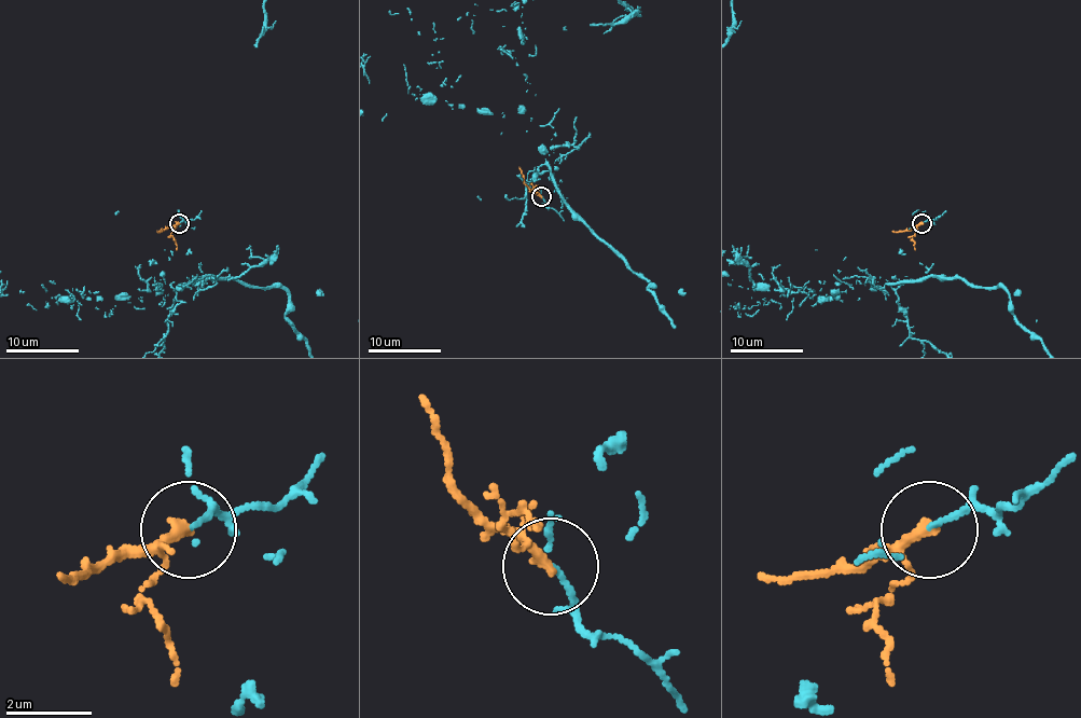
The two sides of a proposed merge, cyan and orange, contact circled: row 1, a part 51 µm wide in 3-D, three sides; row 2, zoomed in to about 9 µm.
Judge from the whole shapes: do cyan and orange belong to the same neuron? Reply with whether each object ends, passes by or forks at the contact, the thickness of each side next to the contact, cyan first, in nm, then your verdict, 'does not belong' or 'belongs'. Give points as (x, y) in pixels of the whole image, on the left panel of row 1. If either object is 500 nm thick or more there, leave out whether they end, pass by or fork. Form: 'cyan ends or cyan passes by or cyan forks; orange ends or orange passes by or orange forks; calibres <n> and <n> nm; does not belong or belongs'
cyan ends; orange passes by; calibres 110 and 180 nm; does not belong

